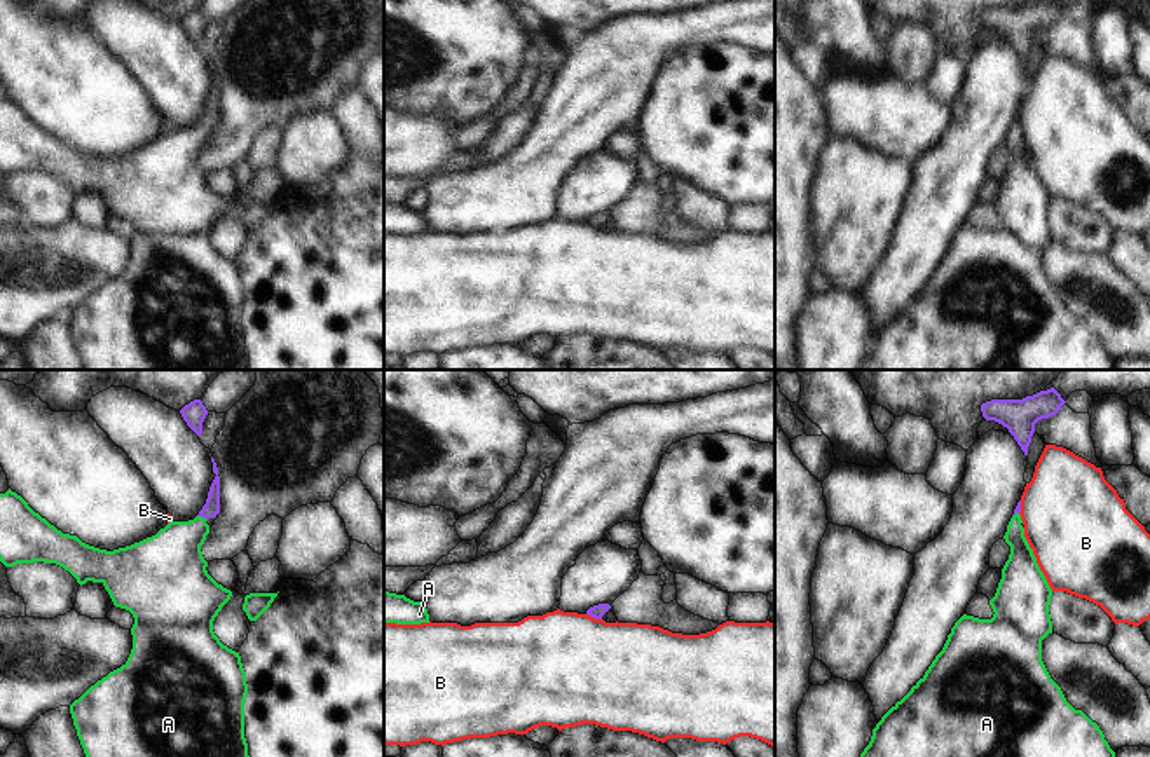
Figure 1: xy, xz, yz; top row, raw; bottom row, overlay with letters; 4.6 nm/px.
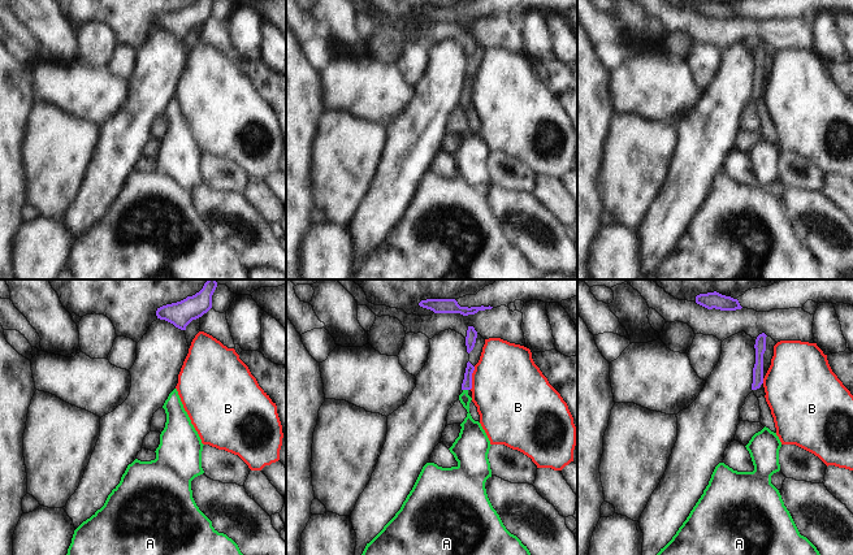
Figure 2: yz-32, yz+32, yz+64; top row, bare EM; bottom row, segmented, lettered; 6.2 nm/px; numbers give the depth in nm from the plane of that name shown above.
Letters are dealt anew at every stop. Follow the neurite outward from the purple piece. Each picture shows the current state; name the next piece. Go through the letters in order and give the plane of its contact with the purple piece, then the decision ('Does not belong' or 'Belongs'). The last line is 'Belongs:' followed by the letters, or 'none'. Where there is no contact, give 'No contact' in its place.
A: Touches purple in xy. Belongs
B: Touches purple in xz. Does not belong
Belongs: A

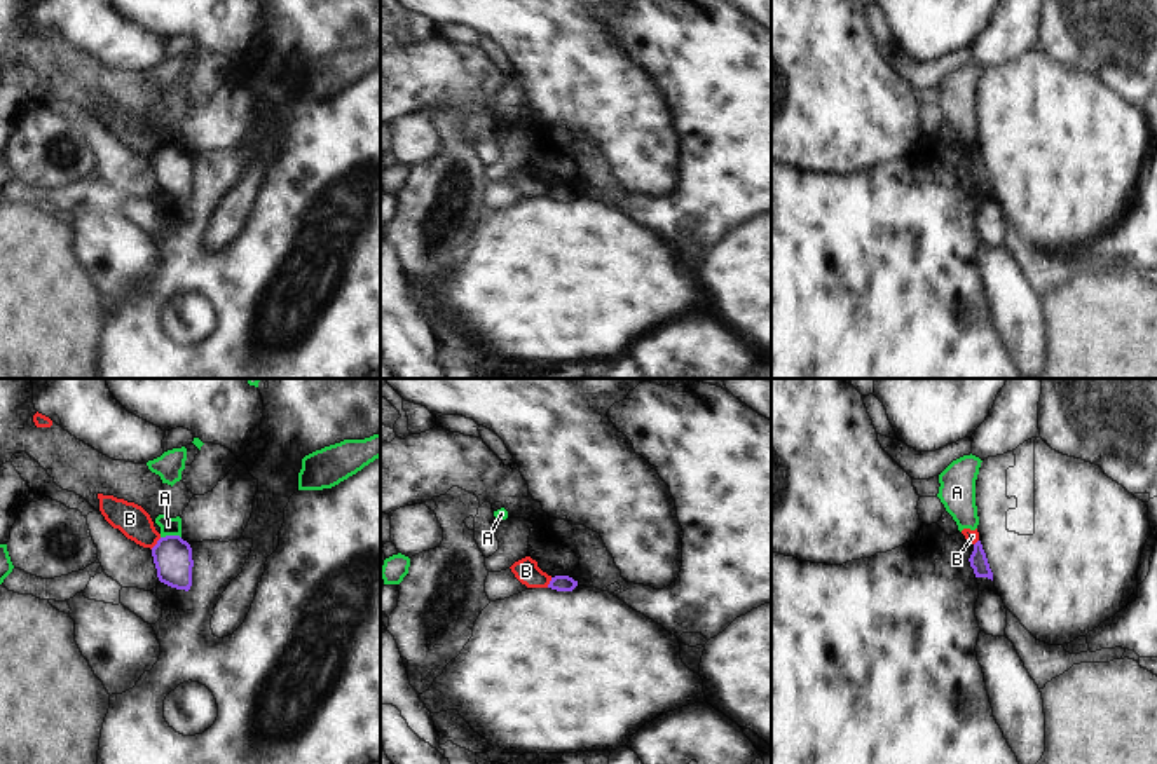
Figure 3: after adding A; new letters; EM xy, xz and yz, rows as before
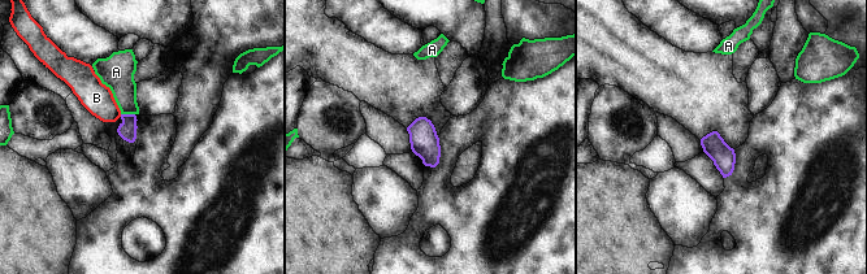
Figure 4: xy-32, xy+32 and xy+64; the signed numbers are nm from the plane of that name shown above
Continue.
A: Touches purple in xy. Does not belong
B: Touches purple in xy. Does not belong
Belongs: none

